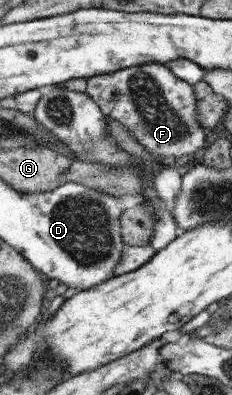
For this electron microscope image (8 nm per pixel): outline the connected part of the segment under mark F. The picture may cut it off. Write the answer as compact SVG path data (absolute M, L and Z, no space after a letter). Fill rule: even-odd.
M145 64L93 76L87 80L85 92L105 115L130 130L135 140L157 159L157 165L164 157L170 161L181 155L195 155L210 141L211 135L200 120L195 86L177 77L169 65Z

